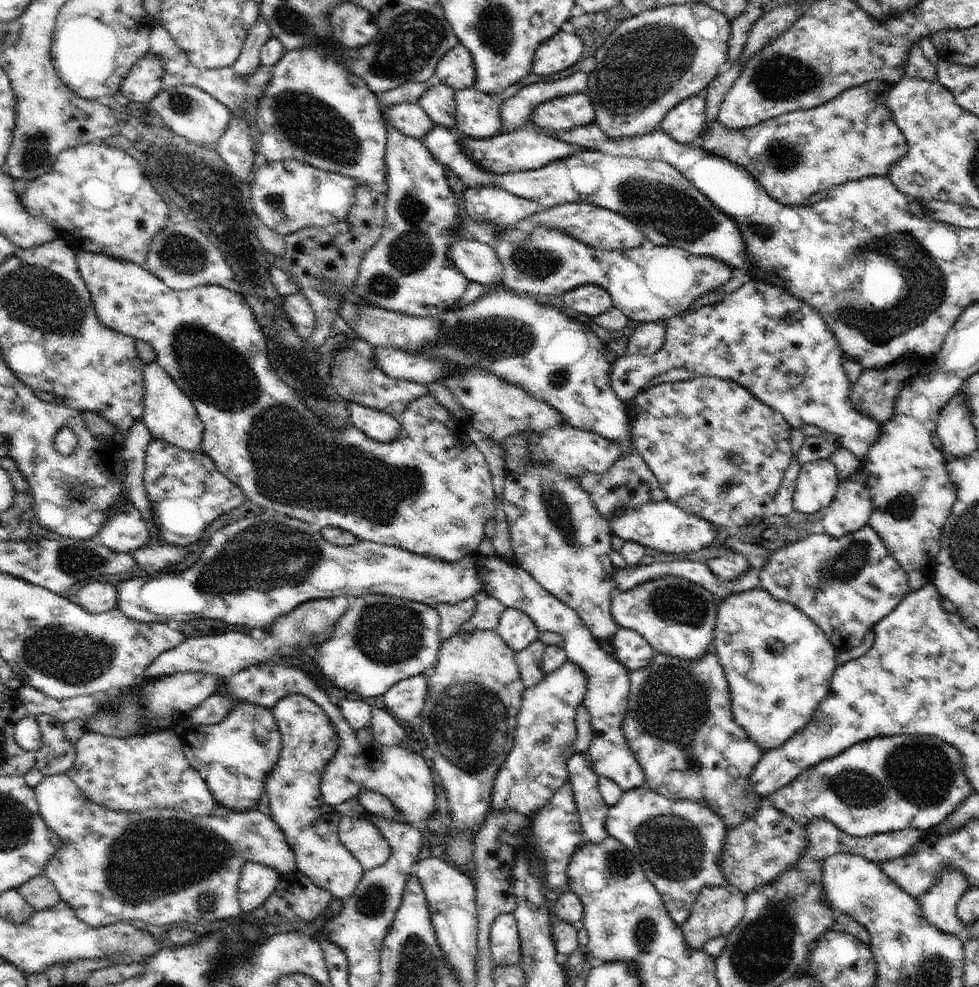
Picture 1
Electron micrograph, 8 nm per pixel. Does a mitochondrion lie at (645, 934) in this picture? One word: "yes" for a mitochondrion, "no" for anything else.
yes

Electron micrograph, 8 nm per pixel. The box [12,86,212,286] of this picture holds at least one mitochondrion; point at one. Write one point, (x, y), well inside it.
(34, 157)

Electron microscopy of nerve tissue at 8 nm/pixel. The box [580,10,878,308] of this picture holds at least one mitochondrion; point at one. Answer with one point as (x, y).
(645, 62)

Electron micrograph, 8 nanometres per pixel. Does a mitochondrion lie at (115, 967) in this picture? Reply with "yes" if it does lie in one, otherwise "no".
no

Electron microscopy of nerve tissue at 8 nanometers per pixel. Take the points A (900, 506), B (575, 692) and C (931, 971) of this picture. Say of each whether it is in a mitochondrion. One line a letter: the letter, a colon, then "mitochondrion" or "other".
A: mitochondrion
B: other
C: mitochondrion

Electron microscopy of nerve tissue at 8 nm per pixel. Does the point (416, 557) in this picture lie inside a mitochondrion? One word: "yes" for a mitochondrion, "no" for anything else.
no

